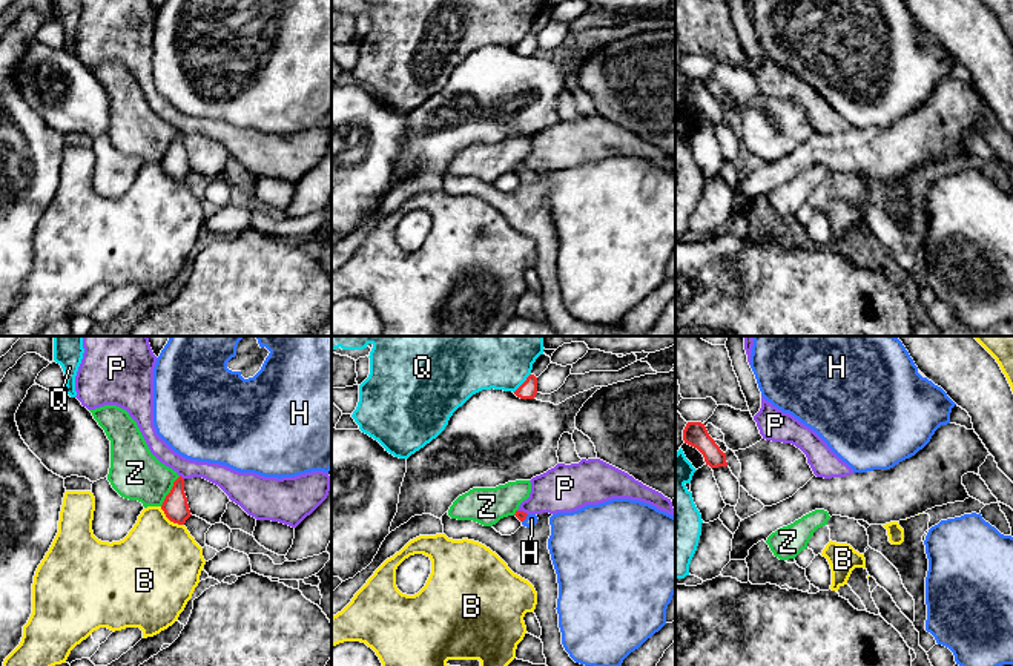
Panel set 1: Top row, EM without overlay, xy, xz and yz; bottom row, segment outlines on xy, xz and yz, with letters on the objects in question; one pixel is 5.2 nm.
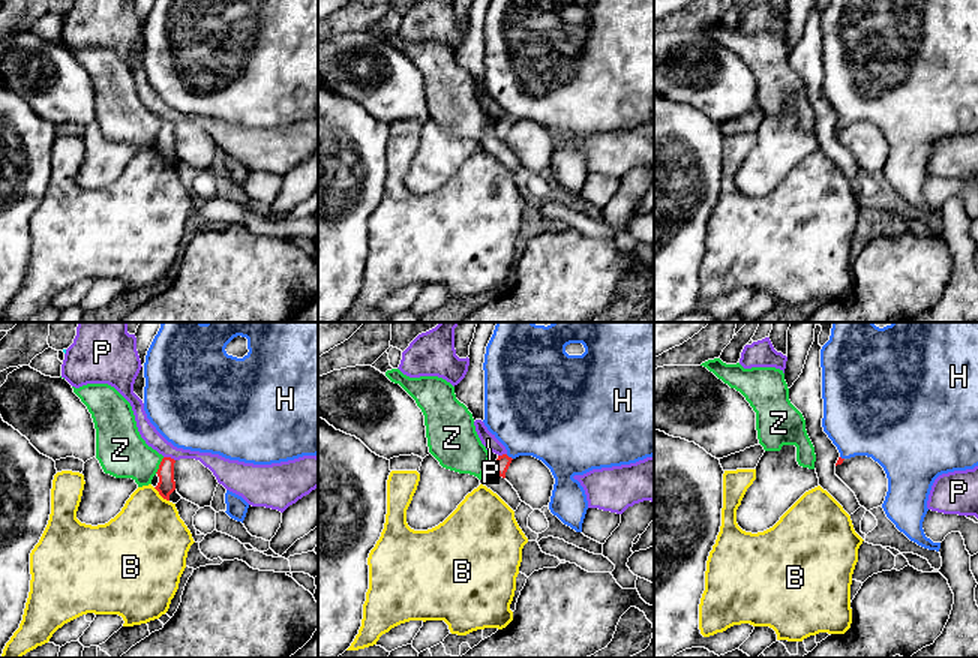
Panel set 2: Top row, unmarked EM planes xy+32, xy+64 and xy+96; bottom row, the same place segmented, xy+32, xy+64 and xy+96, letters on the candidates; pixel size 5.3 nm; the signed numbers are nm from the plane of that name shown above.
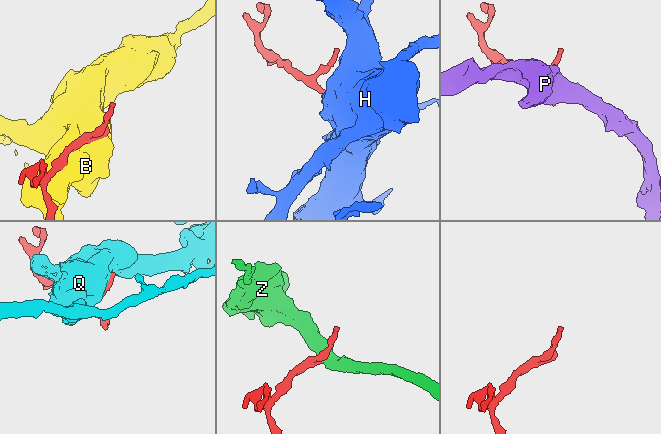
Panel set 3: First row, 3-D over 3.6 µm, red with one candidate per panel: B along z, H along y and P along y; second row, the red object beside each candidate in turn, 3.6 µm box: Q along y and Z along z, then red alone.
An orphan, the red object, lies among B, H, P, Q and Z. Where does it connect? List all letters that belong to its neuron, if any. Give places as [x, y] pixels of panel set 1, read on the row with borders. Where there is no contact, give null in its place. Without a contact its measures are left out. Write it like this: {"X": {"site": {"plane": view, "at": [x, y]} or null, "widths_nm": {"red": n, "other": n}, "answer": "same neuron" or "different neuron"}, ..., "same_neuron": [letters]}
{"B": {"site": {"plane": "xy", "at": [171, 520]}, "widths_nm": {"red": 140, "other": 460}, "answer": "different neuron"}, "H": {"site": {"plane": "xz", "at": [525, 517]}, "widths_nm": {"red": 50, "other": 60}, "answer": "same neuron"}, "P": {"site": {"plane": "xy", "at": [181, 478]}, "widths_nm": {"red": 140, "other": 120}, "answer": "different neuron"}, "Q": {"site": {"plane": "xz", "at": [524, 382]}, "widths_nm": {"red": 90, "other": 440}, "answer": "different neuron"}, "Z": {"site": {"plane": "xy", "at": [171, 491]}, "widths_nm": {"red": 140, "other": 280}, "answer": "different neuron"}, "same_neuron": ["H"]}

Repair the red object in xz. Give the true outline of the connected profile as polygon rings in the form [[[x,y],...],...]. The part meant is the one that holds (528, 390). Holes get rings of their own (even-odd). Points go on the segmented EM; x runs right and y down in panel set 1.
[[[530,374],[514,394],[520,399],[534,399],[537,394],[537,378]]]

